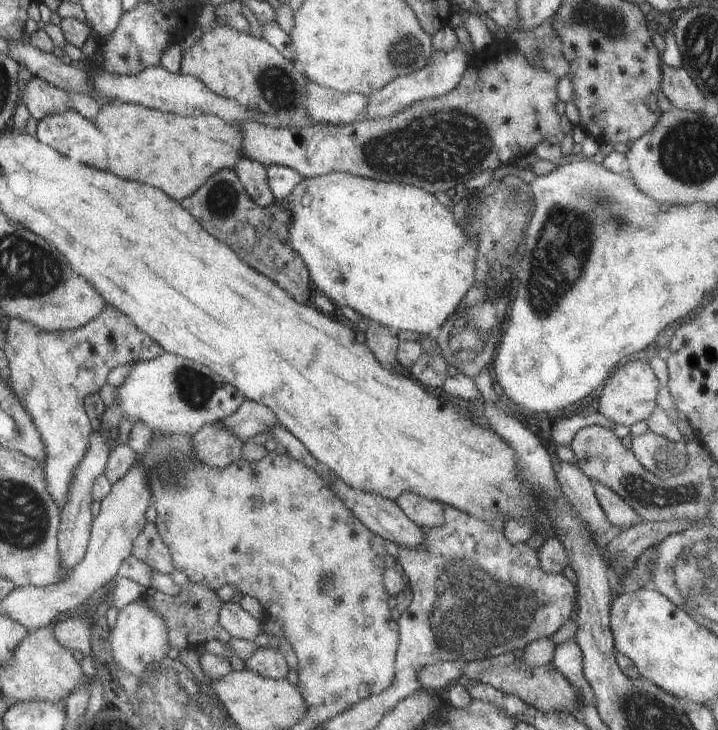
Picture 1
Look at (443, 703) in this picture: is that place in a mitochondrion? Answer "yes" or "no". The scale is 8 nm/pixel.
no

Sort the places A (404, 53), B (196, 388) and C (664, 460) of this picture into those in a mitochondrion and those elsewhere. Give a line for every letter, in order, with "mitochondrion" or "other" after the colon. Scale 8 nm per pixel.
A: mitochondrion
B: mitochondrion
C: mitochondrion

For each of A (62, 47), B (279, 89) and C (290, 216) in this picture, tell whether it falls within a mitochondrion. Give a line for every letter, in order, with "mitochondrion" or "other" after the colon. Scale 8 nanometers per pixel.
A: other
B: mitochondrion
C: other

